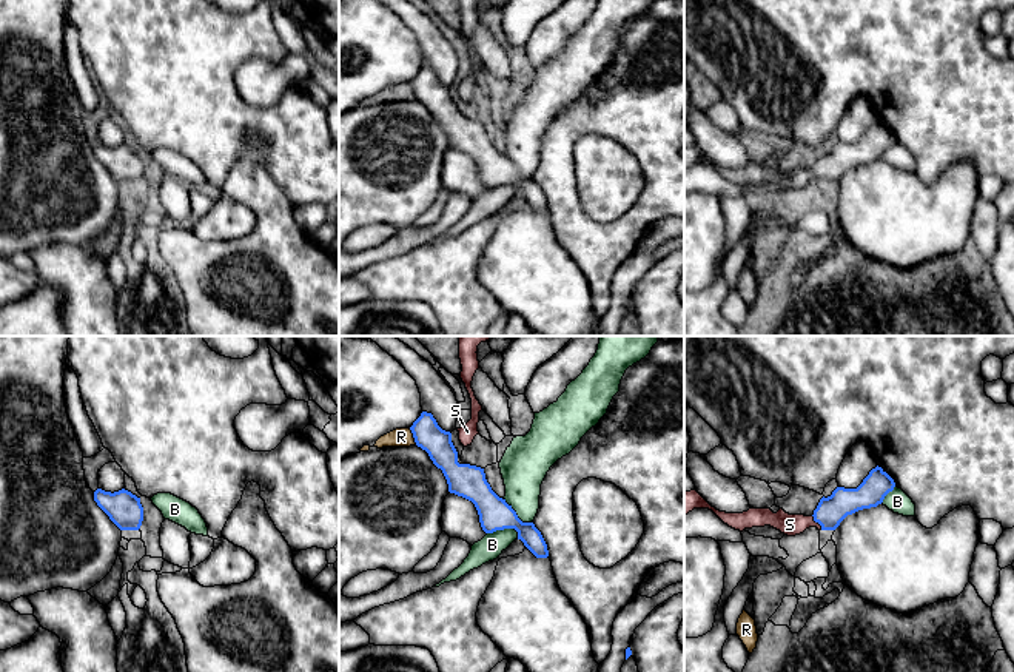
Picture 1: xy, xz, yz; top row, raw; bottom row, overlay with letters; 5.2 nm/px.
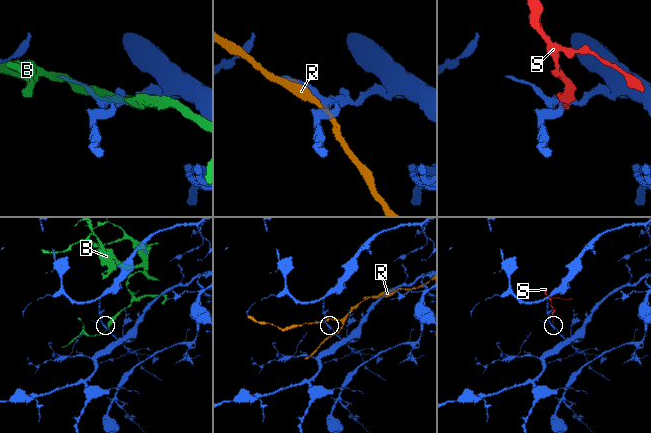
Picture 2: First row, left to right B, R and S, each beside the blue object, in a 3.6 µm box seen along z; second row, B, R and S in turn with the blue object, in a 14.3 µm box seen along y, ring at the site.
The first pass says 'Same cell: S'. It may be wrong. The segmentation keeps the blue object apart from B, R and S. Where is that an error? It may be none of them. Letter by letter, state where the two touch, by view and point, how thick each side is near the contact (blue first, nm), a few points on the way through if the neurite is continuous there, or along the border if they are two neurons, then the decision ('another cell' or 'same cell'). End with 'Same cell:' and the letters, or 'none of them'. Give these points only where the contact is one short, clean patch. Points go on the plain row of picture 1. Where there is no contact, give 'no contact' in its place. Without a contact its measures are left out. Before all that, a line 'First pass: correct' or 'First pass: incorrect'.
First pass: correct
B: contact xz (506, 182); calibres 170 and 120 nm; border xz (487, 188), (496, 184), (513, 184), (518, 193); another cell
R: contact xz (413, 91); calibres 150 and 100 nm; another cell
S: contact yz (817, 176); calibres 150 and 110 nm; way yz (831, 165), (817, 176), (789, 179); same cell
Same cell: S

